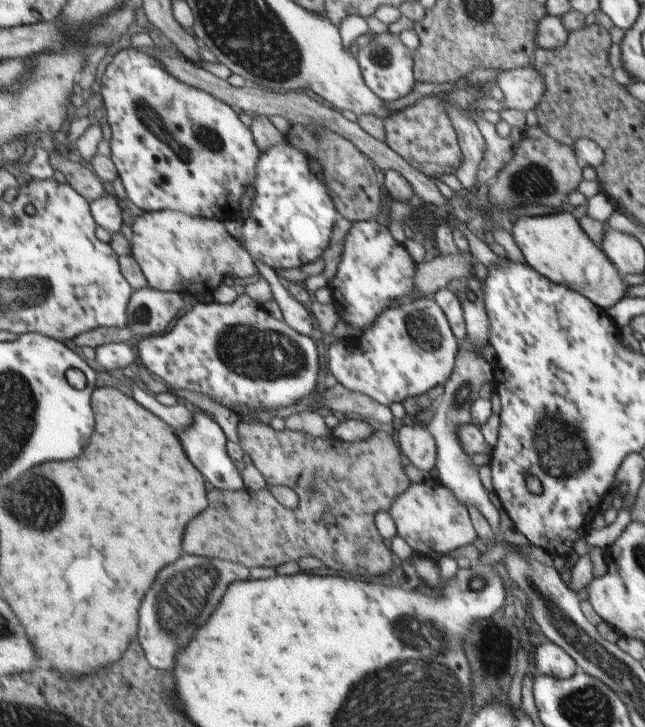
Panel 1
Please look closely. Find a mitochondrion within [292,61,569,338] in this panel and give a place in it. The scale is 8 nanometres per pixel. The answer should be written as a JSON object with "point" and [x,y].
{"point":[529,182]}

